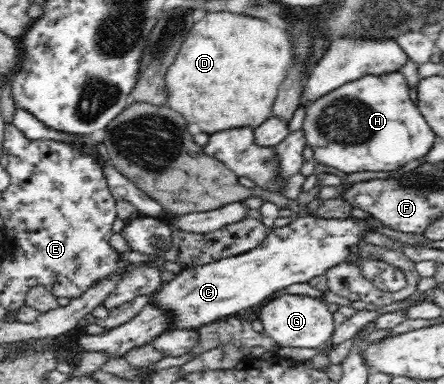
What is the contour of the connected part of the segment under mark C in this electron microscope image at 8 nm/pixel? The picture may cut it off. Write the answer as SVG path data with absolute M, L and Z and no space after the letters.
M315 215L298 217L289 225L271 229L264 242L248 252L243 252L238 256L229 256L196 268L184 269L173 280L166 283L152 301L162 305L164 309L172 311L172 315L174 315L174 328L172 329L195 330L196 327L201 327L203 324L236 316L238 312L262 302L276 290L292 286L292 284L307 283L315 276L322 276L329 268L348 261L352 257L352 250L364 242L364 236L376 233L376 230L382 225L382 222L378 222L378 219L372 215L346 219L325 219Z

